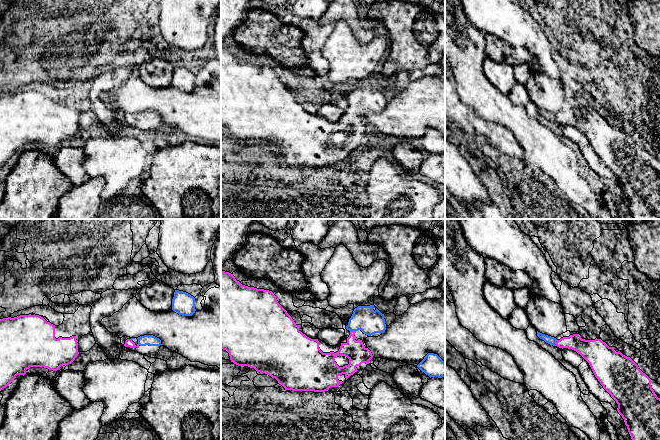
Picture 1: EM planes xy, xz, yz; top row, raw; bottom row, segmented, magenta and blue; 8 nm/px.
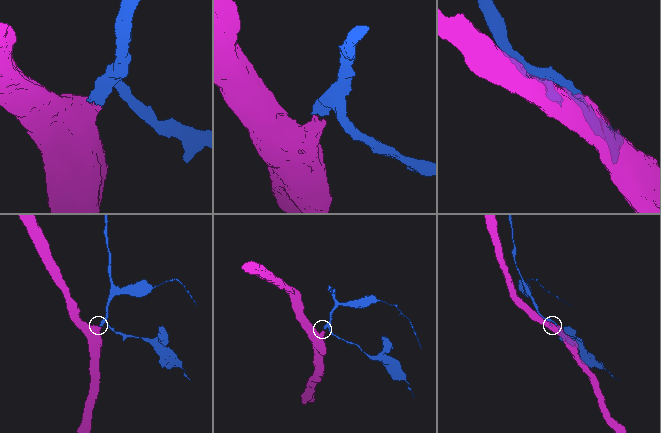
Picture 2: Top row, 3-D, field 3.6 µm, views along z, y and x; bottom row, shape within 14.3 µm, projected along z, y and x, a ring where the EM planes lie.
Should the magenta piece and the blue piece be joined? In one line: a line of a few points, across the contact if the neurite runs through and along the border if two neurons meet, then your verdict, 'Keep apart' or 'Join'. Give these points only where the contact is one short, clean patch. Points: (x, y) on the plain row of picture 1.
Line: xz (355, 127), (352, 124), (353, 107), (364, 94). Join

